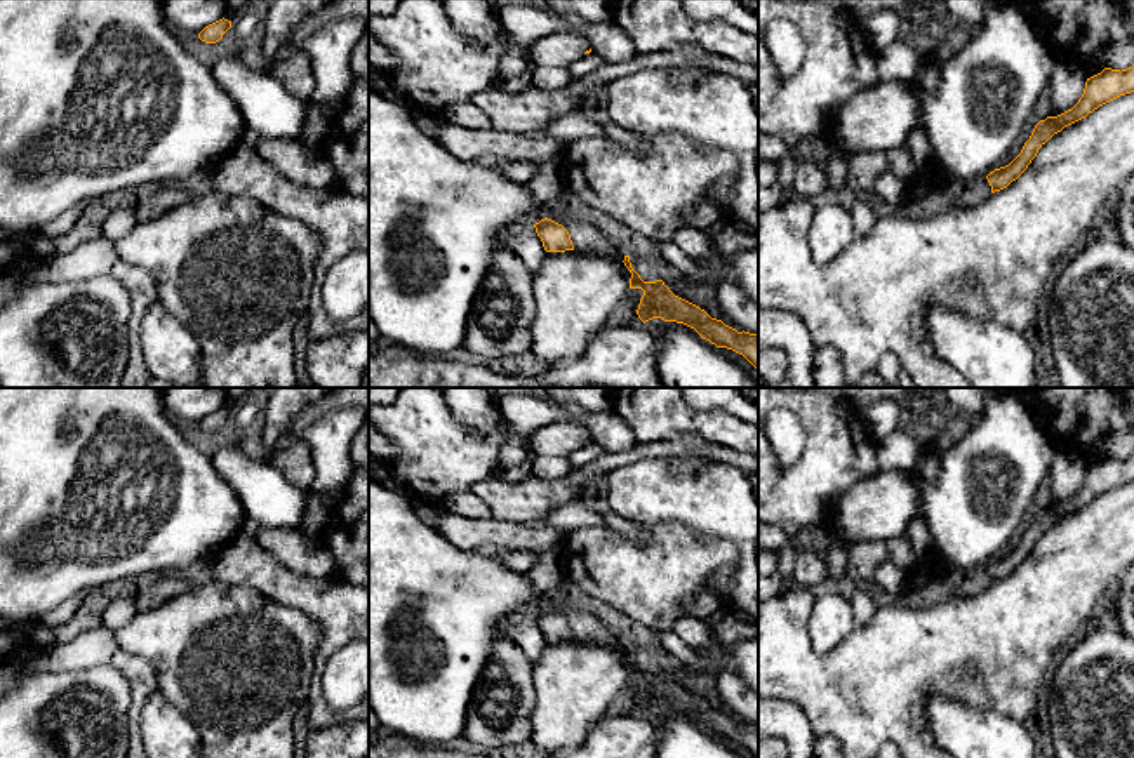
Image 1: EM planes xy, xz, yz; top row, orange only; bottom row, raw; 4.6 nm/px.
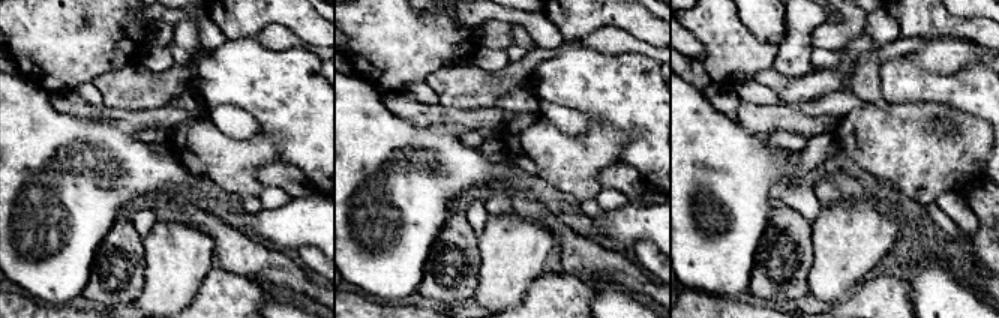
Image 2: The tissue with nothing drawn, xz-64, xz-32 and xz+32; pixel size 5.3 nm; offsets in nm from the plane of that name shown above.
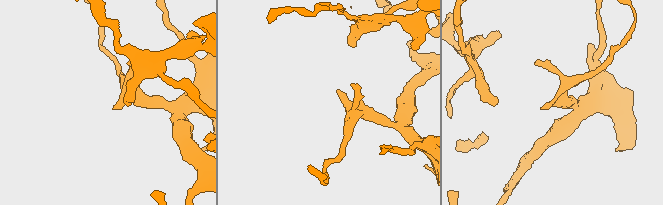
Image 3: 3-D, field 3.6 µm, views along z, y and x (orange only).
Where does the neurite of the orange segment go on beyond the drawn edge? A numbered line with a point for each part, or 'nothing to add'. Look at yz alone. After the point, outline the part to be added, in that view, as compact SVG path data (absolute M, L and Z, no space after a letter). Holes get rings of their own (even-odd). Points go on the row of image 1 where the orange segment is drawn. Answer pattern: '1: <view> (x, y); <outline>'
1: yz (973, 193); M981 177L974 183L969 183L964 190L960 190L957 198L957 207L974 207L991 195L991 186L986 177Z

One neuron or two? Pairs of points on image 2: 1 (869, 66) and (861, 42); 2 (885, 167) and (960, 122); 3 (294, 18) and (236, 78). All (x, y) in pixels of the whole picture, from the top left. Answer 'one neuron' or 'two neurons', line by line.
1: two neurons
2: one neuron
3: two neurons

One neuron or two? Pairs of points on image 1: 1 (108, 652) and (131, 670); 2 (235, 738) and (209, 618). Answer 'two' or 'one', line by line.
1: one
2: one

